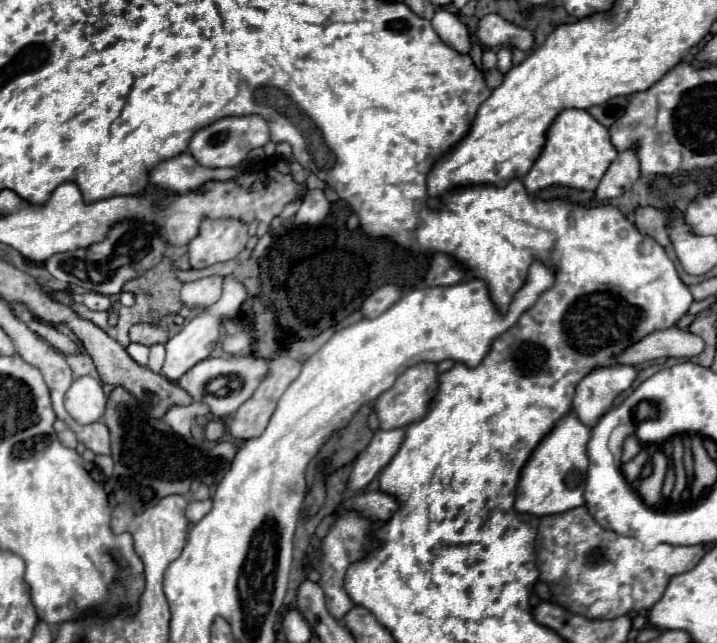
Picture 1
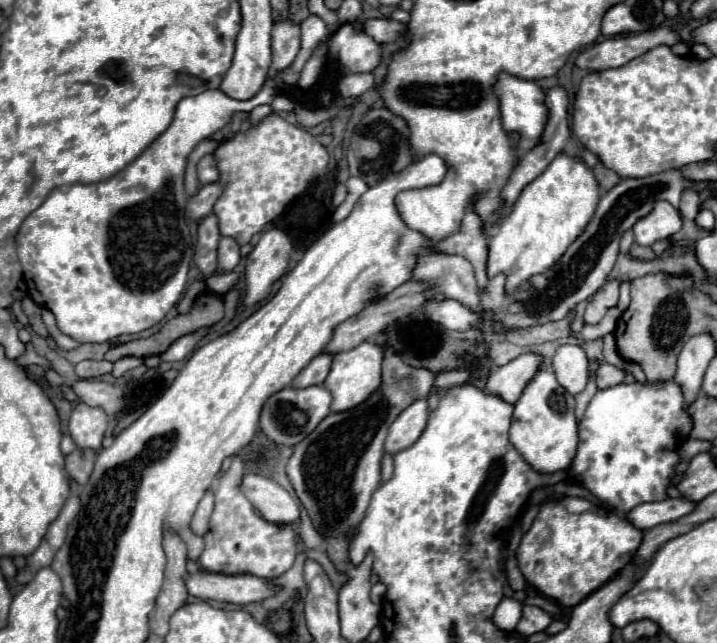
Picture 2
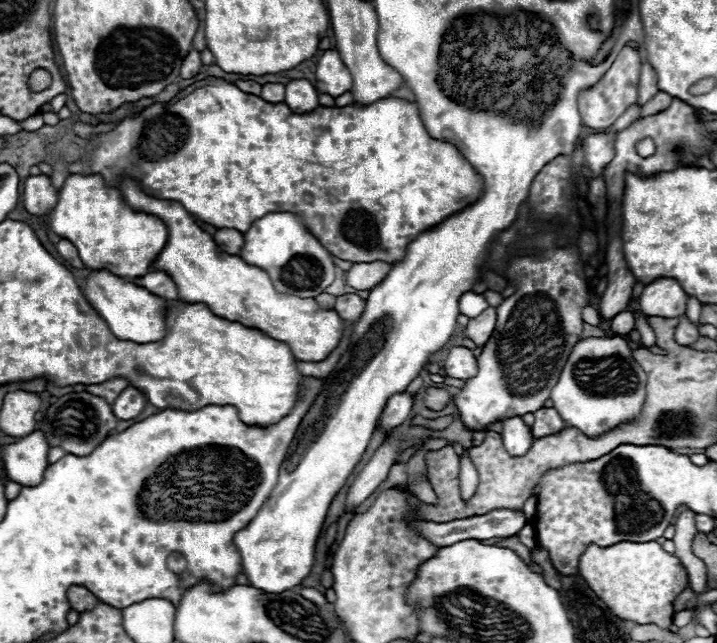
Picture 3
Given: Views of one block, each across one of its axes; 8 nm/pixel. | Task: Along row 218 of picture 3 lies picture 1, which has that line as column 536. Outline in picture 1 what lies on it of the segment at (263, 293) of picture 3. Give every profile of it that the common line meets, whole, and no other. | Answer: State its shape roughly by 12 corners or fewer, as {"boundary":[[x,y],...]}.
{"boundary":[[564,110],[522,178],[594,192],[618,152],[586,110]]}

